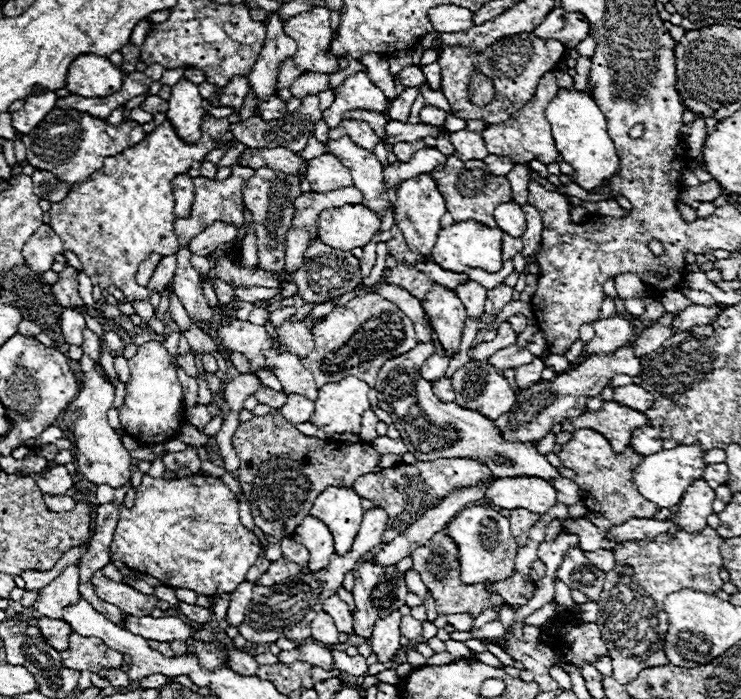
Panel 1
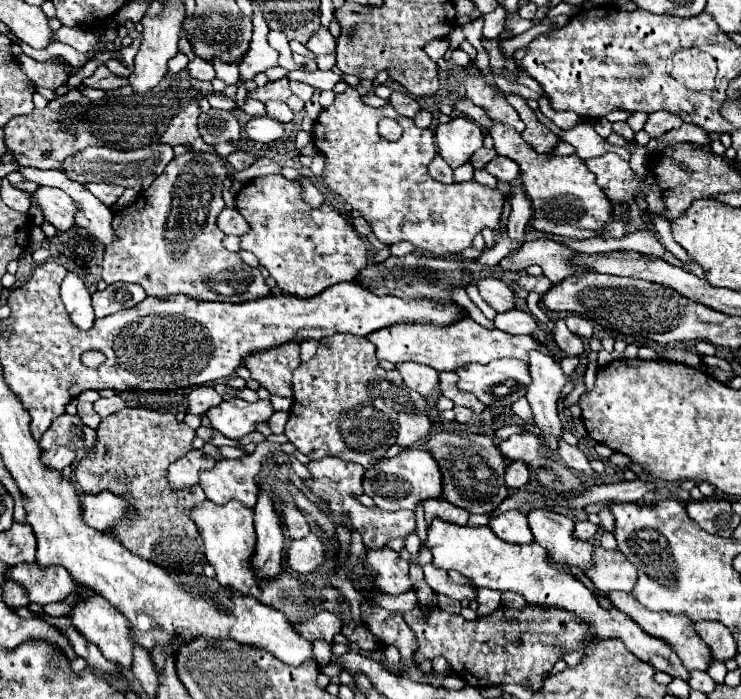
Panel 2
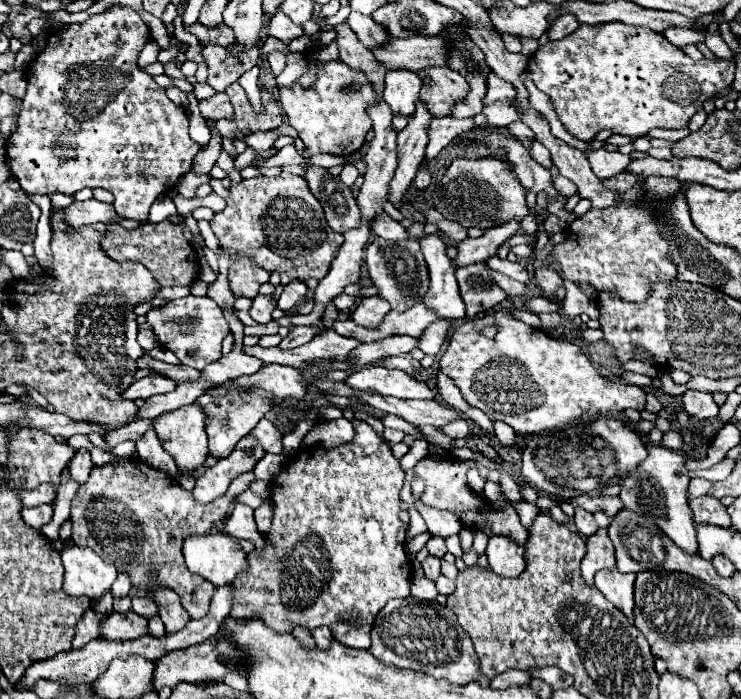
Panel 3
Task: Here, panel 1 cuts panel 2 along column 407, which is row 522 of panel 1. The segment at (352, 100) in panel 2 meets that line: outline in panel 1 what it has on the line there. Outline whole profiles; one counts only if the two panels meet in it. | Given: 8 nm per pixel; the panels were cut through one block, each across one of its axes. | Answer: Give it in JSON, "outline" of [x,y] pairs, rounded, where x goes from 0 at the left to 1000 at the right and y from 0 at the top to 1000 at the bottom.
{"outline":[[[194,678],[192,692],[184,698],[181,727],[170,727],[167,721],[162,724],[148,790],[151,801],[167,804],[173,813],[216,830],[221,838],[256,841],[267,853],[294,853],[313,847],[324,833],[329,833],[335,813],[354,793],[354,781],[345,764],[327,753],[321,741],[321,715],[297,684],[262,678],[251,684],[224,687]]]}

